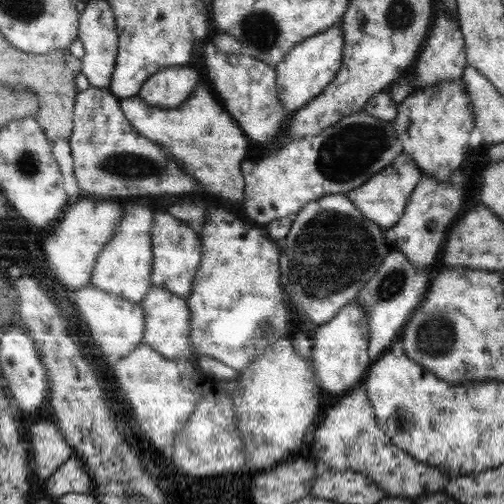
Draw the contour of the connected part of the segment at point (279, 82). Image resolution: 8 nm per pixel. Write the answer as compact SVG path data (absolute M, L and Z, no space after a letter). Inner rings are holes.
M338 22L330 26L328 30L294 45L286 53L284 59L273 66L276 70L276 92L286 112L293 114L298 111L334 80L342 63L342 49L344 49L344 38L342 38L340 22Z

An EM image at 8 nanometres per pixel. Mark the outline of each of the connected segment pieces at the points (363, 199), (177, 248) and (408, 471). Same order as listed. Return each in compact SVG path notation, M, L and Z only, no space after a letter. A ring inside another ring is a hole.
M400 153L386 168L373 174L364 184L358 188L348 191L346 196L348 200L360 210L360 214L376 224L382 229L392 228L400 220L403 210L405 209L408 198L412 194L416 184L420 182L422 173L416 166L416 162L406 154Z
M155 211L151 228L151 243L153 252L153 264L151 271L151 284L159 286L163 290L175 296L187 299L190 295L197 268L202 258L202 240L178 218L170 213Z
M364 387L354 388L350 392L344 394L342 400L338 400L336 404L328 404L322 418L316 425L314 452L318 456L317 461L324 462L328 468L340 471L350 470L363 474L372 482L375 482L388 497L416 500L424 494L443 491L448 482L446 470L436 468L436 466L428 466L428 464L424 464L424 462L420 462L420 460L416 460L412 455L406 453L404 449L392 444L376 422L374 409Z

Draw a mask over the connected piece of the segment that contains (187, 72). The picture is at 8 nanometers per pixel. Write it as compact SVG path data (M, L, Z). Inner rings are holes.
M190 66L168 67L150 75L137 96L150 106L171 109L186 101L199 82L198 73Z

